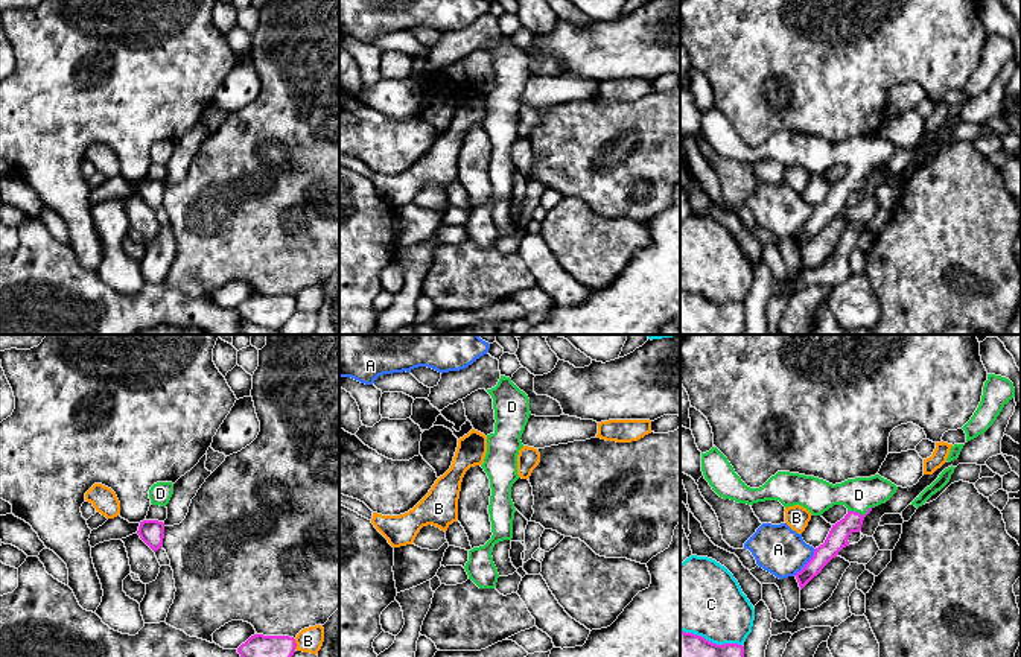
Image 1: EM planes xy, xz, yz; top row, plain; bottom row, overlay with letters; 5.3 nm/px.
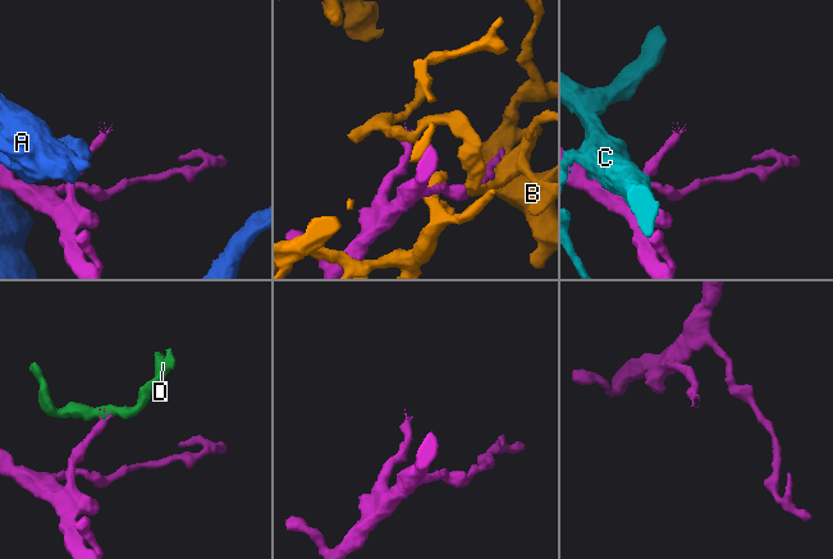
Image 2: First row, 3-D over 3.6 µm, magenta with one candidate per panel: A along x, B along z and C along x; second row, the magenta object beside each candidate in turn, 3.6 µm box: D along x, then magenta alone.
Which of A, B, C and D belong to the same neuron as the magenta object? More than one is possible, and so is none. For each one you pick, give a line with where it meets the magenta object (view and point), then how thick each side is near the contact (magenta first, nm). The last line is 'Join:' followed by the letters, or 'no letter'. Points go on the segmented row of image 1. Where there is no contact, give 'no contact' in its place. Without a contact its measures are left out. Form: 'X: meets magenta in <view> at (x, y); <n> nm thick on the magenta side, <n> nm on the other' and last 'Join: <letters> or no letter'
Join: no letter

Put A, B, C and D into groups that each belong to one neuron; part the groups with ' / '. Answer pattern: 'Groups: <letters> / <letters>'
Groups: A / B / C / D

